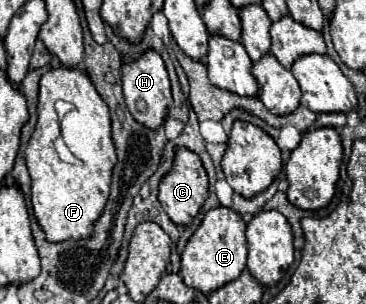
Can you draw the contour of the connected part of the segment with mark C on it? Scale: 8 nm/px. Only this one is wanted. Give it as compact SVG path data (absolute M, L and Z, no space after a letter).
M176 149L176 159L174 159L174 167L172 171L162 179L160 183L160 203L166 211L166 215L174 221L174 225L190 225L190 221L198 215L198 211L202 209L204 201L208 197L208 177L206 171L202 167L202 161L196 153L188 151L188 149Z

